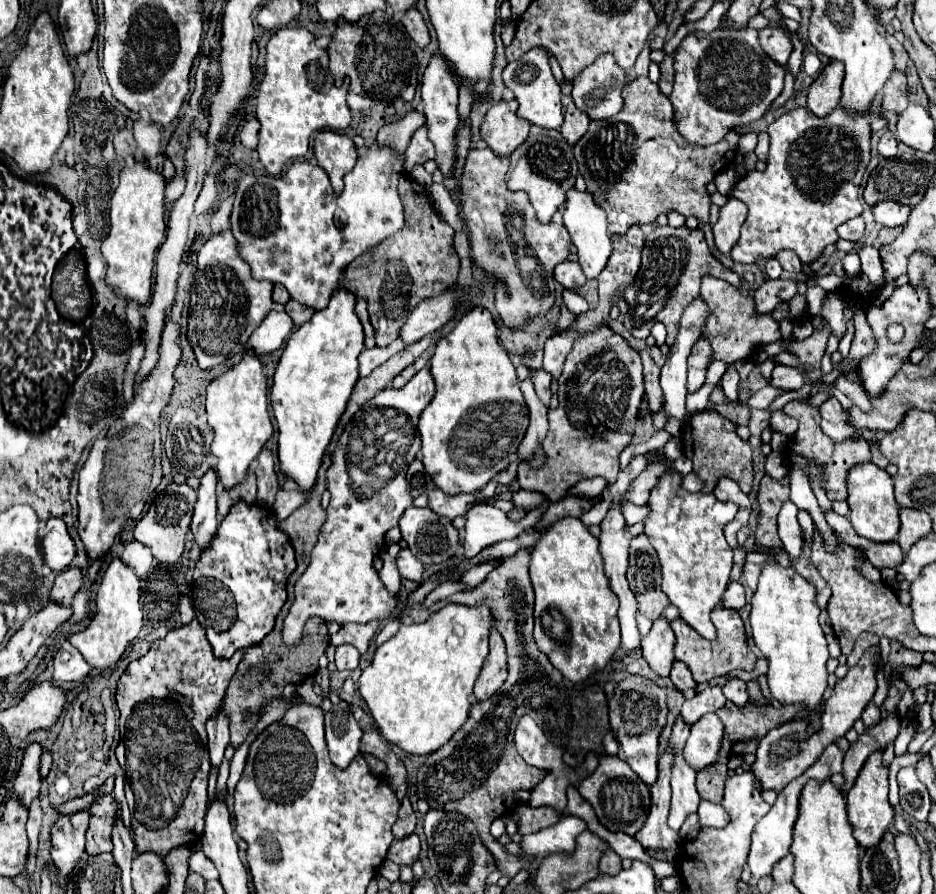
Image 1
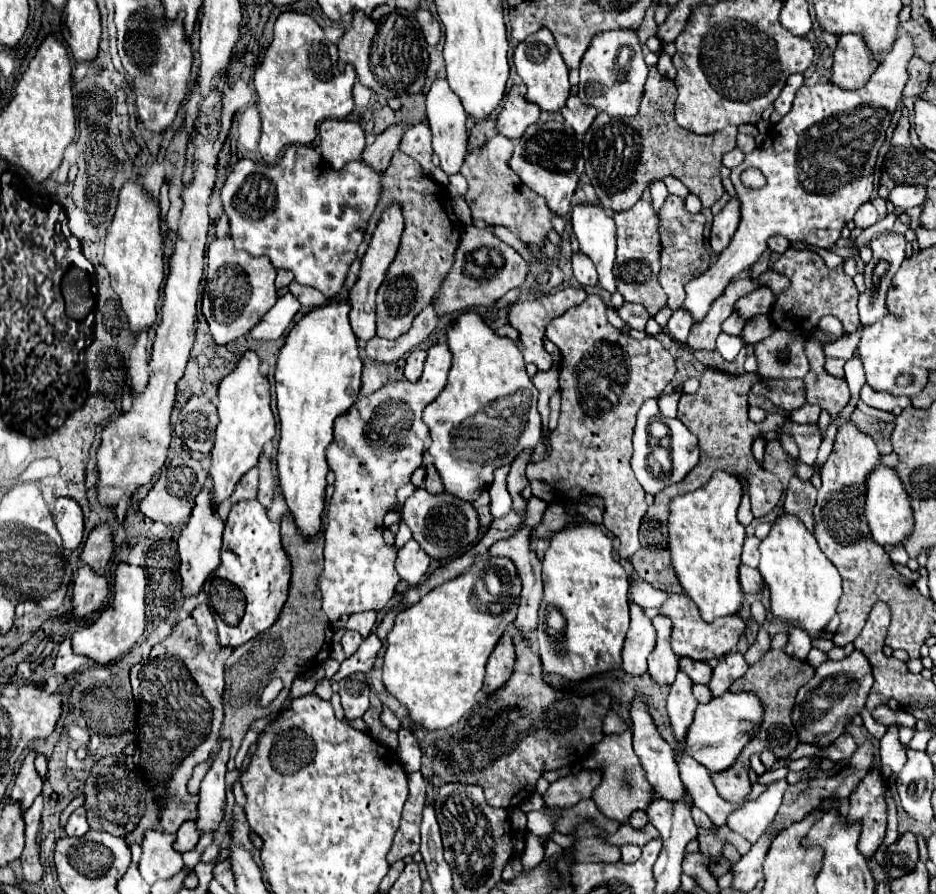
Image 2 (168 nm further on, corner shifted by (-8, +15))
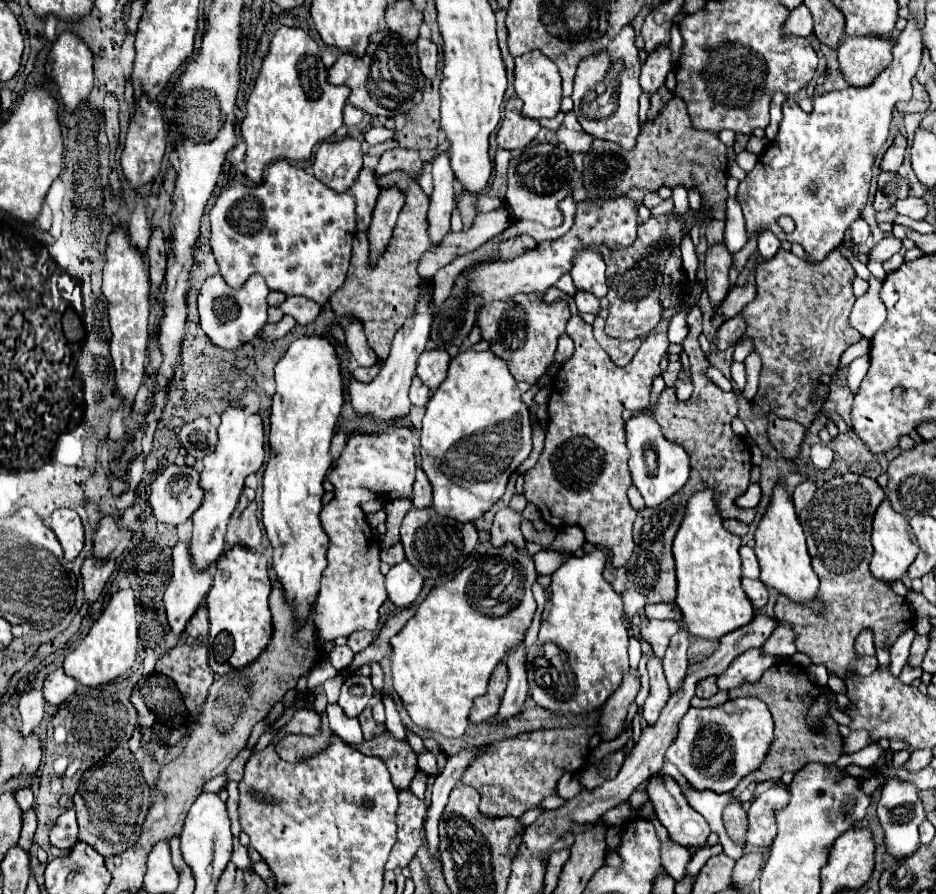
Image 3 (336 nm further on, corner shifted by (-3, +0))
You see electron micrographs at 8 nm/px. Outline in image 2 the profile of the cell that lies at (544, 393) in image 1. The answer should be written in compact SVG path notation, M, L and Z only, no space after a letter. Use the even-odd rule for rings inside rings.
M567 287L567 289L557 291L555 295L545 295L545 297L539 297L539 299L535 299L535 301L521 301L521 303L515 303L515 305L509 309L509 323L511 323L511 327L515 327L515 329L519 331L519 349L521 349L521 353L523 353L523 357L525 357L527 363L535 363L539 371L549 371L549 369L551 369L553 357L543 349L545 327L547 327L547 323L549 323L553 317L559 317L559 315L563 315L569 307L583 303L585 297L587 297L587 291L585 291L585 289Z

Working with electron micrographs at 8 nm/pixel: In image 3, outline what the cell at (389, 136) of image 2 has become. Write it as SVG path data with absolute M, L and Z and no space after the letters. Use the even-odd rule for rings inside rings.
M364 168L356 178L356 182L352 184L350 194L356 198L356 228L358 232L366 232L378 196L378 184L374 180L374 172Z

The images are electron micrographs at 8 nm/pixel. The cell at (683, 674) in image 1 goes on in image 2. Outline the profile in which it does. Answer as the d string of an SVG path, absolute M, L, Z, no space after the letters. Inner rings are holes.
M681 657L679 667L691 677L693 685L697 685L697 683L705 685L711 679L711 667L707 663L703 663L703 661L691 661L689 657Z

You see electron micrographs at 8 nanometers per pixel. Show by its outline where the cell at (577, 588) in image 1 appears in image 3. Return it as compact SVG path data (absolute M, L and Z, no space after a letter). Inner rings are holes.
M600 550L568 556L566 562L552 574L550 584L550 608L542 616L540 632L526 656L528 686L534 702L546 710L558 714L586 714L600 708L622 684L628 674L628 630L622 616L622 598L614 588L604 580L602 570L606 556Z

